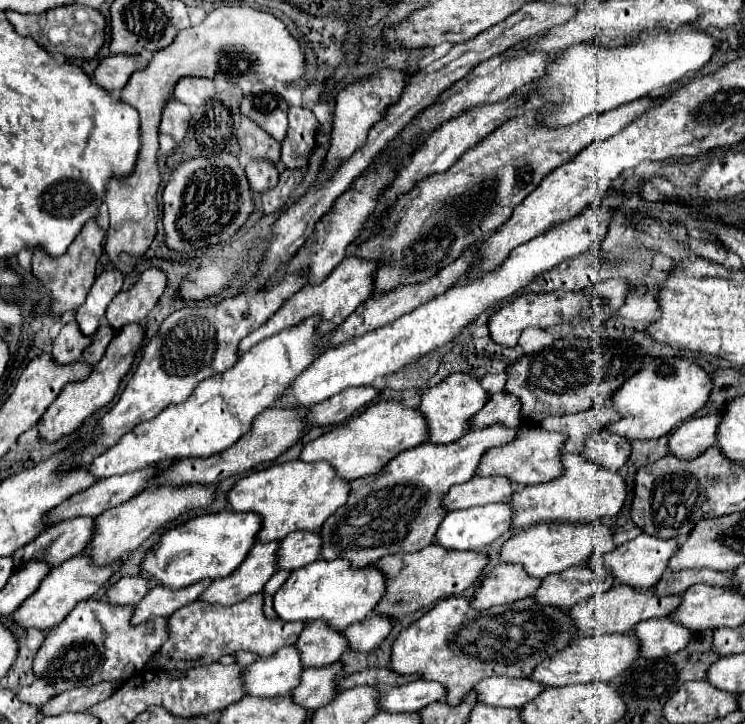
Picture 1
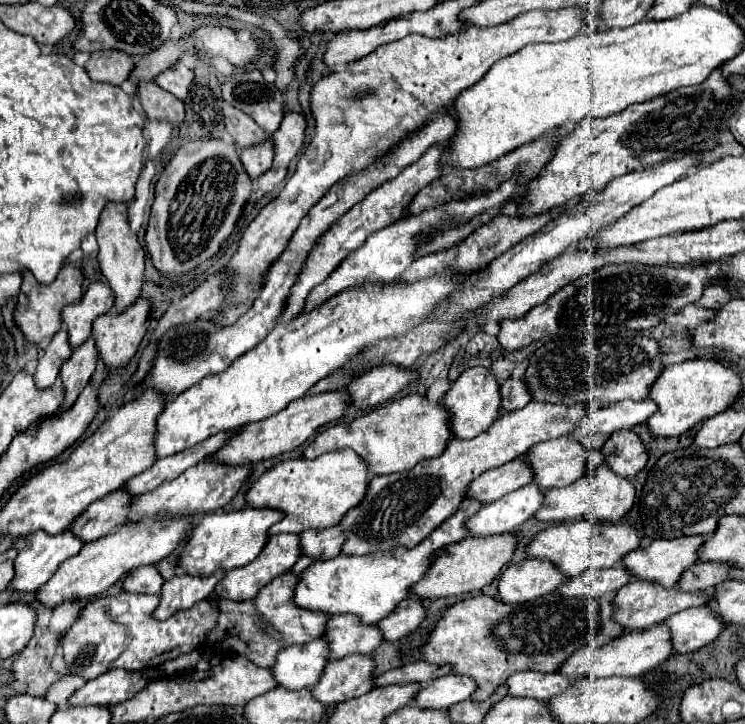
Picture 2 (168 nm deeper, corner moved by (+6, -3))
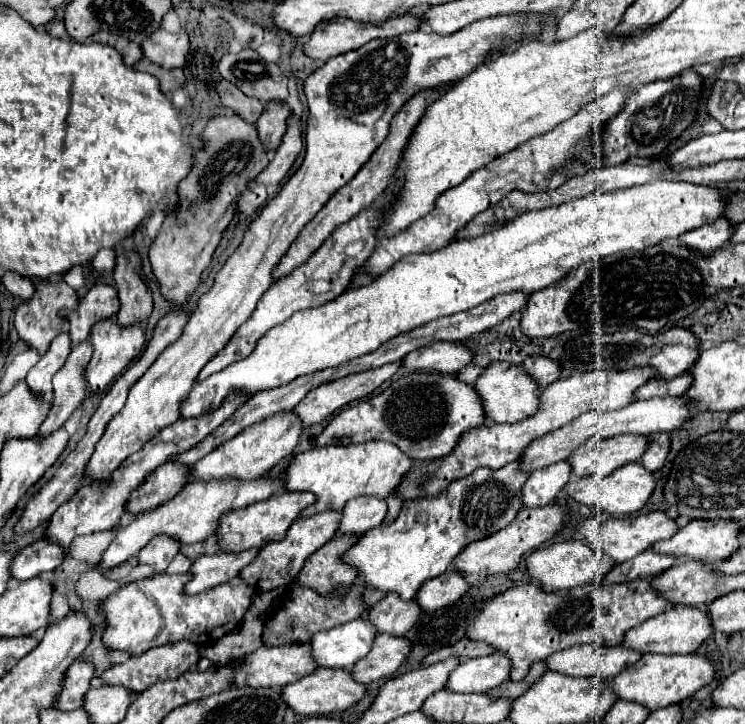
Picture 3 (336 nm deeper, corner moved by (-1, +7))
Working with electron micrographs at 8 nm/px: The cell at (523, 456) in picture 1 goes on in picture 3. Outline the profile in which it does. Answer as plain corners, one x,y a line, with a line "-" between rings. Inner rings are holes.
623,433
611,439
593,437
569,457
569,463
573,467
571,475
575,479
583,479
589,475
607,477
615,469
639,461
641,455
647,451
647,447
649,447
647,435

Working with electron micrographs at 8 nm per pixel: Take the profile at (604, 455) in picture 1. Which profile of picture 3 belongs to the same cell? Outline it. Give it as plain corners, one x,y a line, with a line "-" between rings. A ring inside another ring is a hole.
659,433
659,435
649,435
651,443
649,443
649,449
645,451
641,463
645,465
645,469
649,471
657,471
665,465
665,459
667,459
667,453
671,449
671,439
669,439
669,433

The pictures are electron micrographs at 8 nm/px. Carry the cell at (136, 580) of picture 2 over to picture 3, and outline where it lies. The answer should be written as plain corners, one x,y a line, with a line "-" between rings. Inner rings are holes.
153,537
139,551
139,563
149,563
159,573
163,573
167,565
173,561
173,557
179,553
179,549
181,549
179,541
171,541
171,537

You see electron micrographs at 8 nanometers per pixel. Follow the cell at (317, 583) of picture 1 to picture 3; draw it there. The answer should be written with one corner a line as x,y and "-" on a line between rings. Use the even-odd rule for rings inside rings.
519,461
501,469
475,469
471,477
451,481
439,497
405,501
395,521
367,531
361,541
343,555
343,561
363,575
365,587
397,593
403,599
415,599
419,587
427,579
445,573
469,543
501,531
517,517
523,507
519,493
527,475
529,473
519,469

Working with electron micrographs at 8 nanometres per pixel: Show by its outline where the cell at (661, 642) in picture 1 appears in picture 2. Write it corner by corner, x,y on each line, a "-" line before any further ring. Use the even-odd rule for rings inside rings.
708,607
684,609
662,623
672,635
672,647
676,655
690,653
712,643
726,627
716,615
712,615
712,611
708,611

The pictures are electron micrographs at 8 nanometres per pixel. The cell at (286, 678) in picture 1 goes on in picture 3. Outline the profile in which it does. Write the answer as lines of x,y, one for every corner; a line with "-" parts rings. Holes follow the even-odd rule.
353,619
345,625
321,631
313,637
313,659
319,667
351,669
363,659
377,637
377,629
367,619

